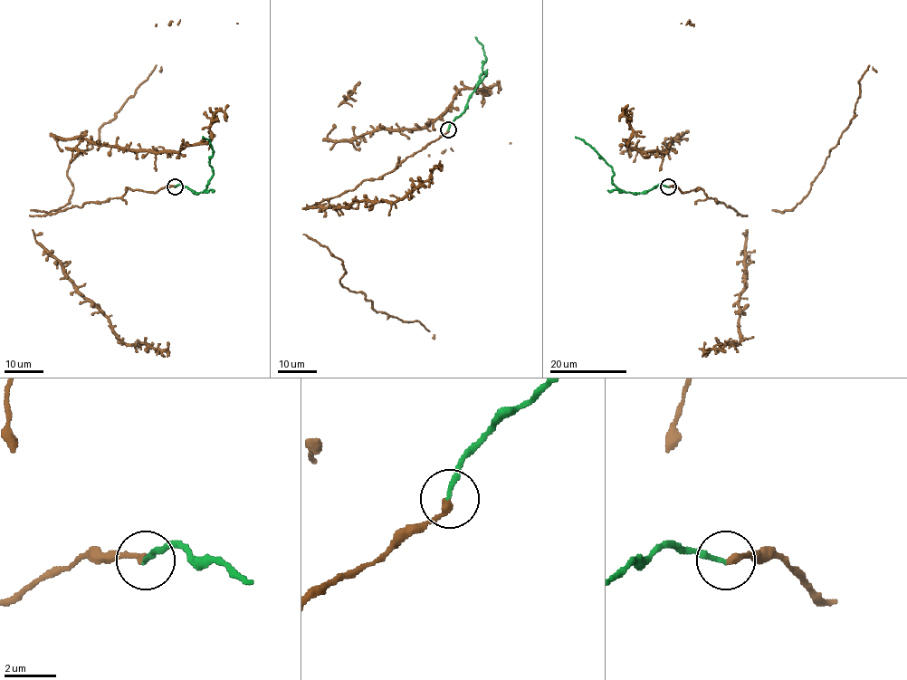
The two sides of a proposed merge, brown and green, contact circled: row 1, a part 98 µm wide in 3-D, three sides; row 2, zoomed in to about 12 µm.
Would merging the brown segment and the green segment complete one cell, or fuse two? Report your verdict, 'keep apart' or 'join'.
join

